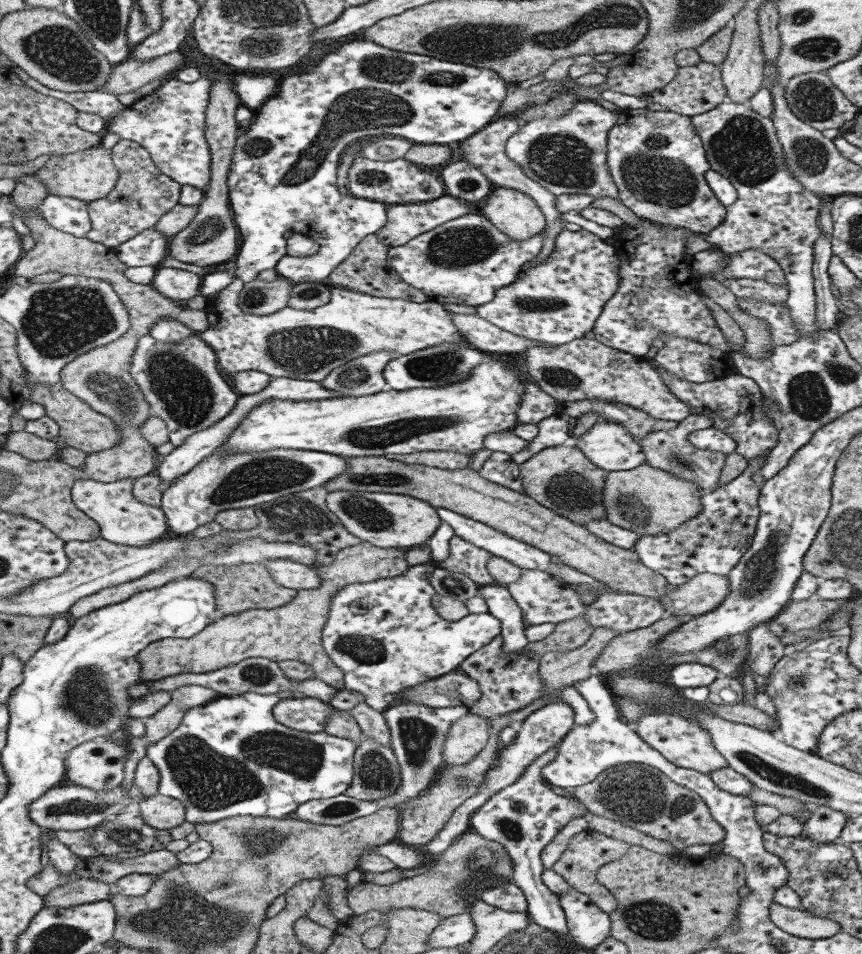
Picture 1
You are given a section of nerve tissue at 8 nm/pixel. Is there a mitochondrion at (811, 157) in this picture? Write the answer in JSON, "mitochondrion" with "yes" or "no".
{"mitochondrion":"yes"}

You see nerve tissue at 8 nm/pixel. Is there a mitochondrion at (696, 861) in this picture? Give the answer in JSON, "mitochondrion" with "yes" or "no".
{"mitochondrion":"no"}

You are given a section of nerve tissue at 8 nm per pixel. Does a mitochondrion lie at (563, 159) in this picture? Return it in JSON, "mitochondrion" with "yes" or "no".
{"mitochondrion":"yes"}

